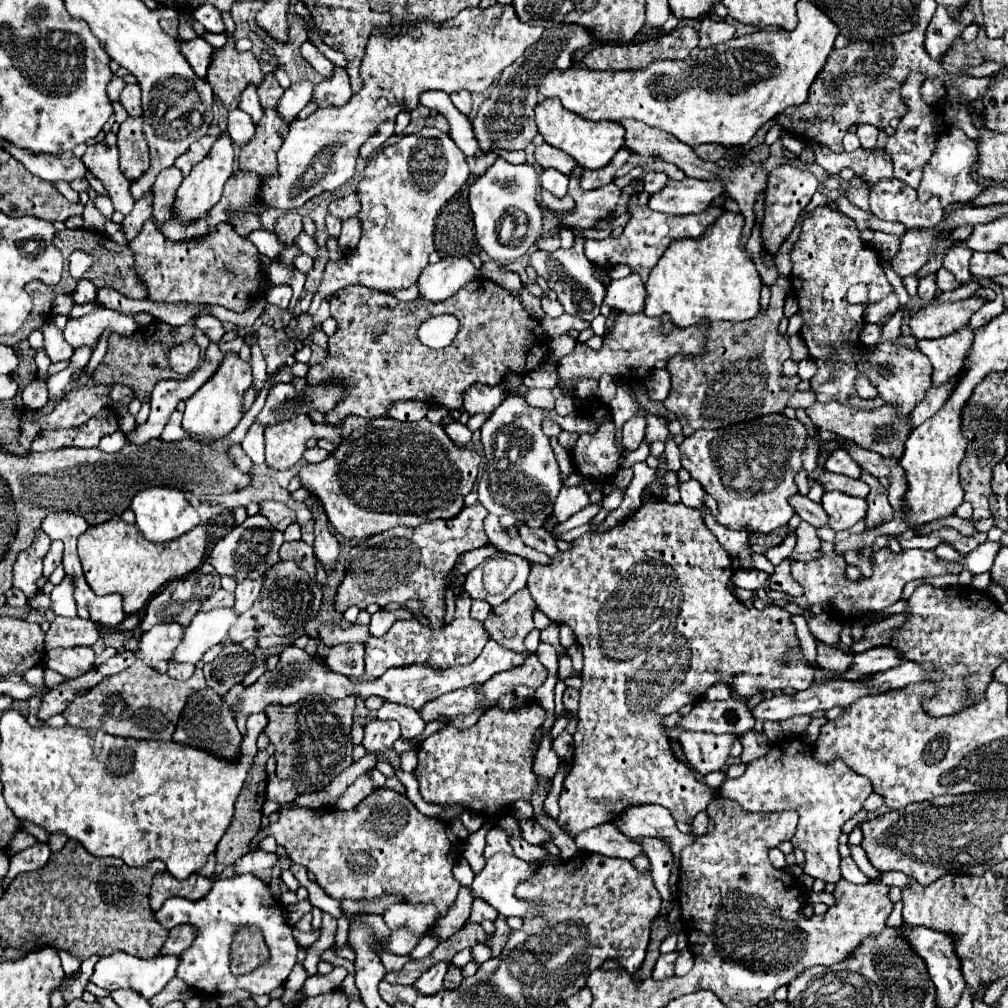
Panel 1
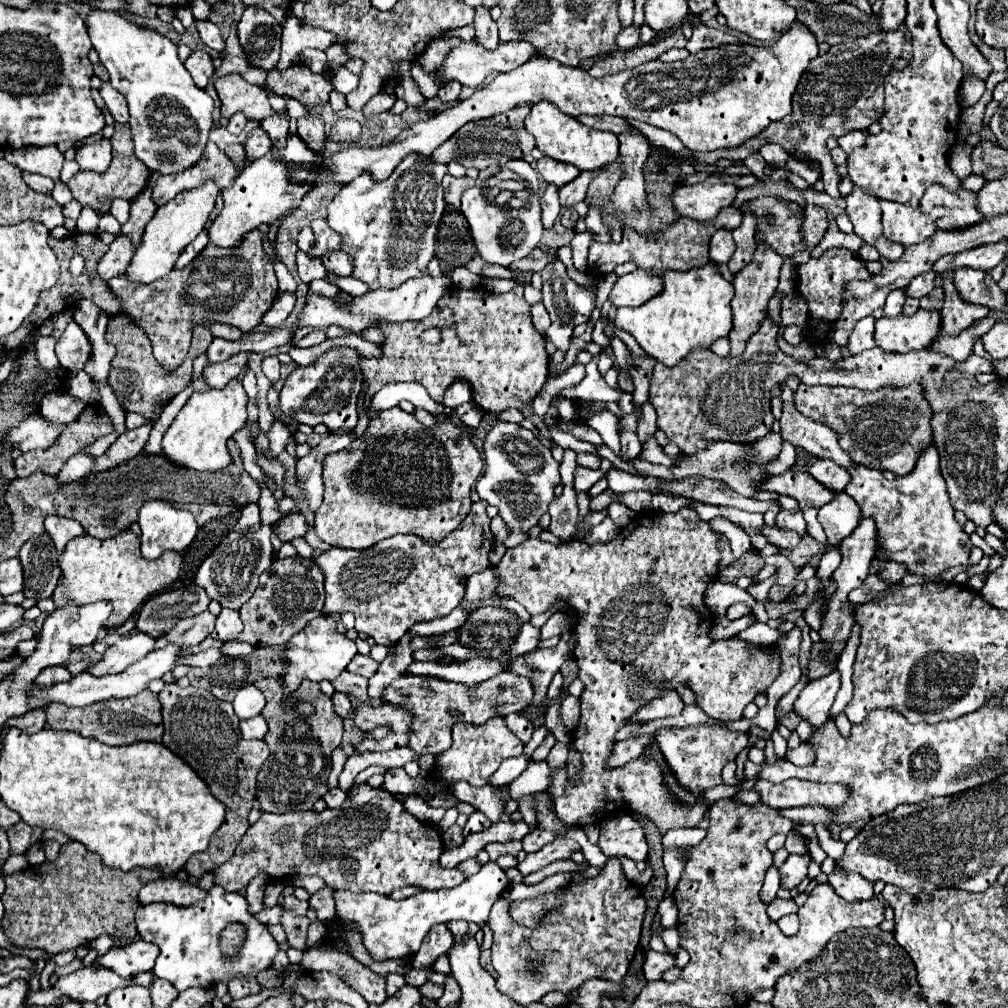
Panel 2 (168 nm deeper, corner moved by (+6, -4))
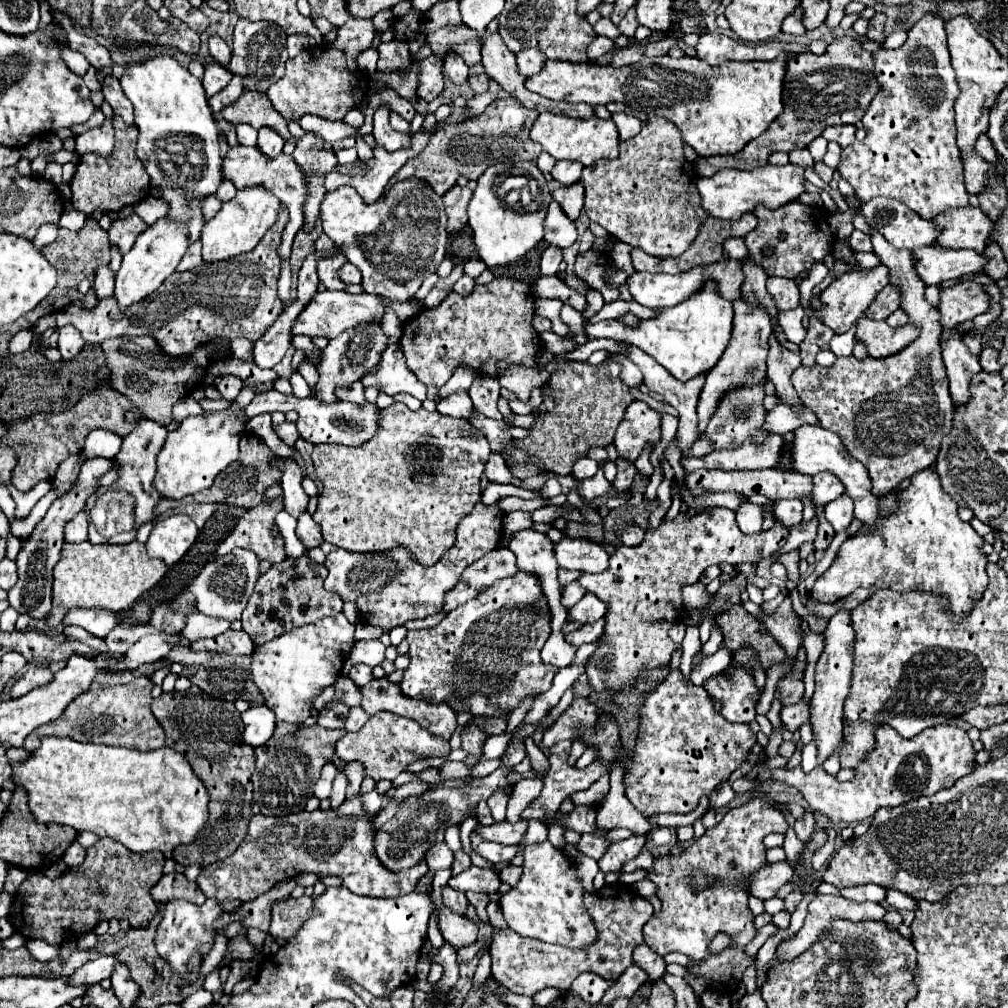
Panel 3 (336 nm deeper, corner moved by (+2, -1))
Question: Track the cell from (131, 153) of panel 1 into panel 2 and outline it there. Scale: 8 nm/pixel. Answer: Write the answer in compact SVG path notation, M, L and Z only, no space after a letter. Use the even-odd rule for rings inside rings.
M114 124L114 134L112 134L112 164L106 172L86 172L80 170L70 182L68 188L74 196L76 202L82 206L90 206L98 216L104 216L110 212L110 204L114 198L124 198L124 200L134 200L148 184L150 170L134 156L134 144L132 144L132 134L128 124Z

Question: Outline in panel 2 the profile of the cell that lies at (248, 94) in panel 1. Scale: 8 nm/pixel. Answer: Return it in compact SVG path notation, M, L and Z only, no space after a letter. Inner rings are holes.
M238 112L238 114L234 114L234 116L230 118L230 122L228 122L226 130L228 130L230 134L240 134L240 132L244 130L244 126L246 126L246 118Z

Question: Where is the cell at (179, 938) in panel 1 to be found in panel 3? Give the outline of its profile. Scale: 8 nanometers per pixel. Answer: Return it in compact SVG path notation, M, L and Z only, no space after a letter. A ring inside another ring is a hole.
M102 955L94 961L88 961L70 977L70 983L72 985L84 985L84 983L96 985L114 973L114 963L122 963L122 961L118 961L118 957L110 957L110 955Z

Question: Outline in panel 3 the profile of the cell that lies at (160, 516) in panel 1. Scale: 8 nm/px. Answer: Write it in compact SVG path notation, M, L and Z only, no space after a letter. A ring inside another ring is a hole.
M170 515L154 523L154 529L146 541L146 551L150 557L174 565L192 547L198 537L198 527L188 515Z

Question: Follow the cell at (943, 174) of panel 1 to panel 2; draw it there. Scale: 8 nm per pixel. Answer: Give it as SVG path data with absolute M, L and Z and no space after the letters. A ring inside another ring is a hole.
M928 188L926 196L920 204L922 212L934 214L938 212L936 226L940 230L962 230L968 226L974 226L982 220L982 214L978 212L978 202L972 192L958 190L956 194L946 192L946 188Z

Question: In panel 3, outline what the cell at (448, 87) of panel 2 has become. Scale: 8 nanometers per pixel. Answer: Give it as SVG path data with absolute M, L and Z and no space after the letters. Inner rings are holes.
M446 55L444 59L444 77L456 85L462 85L468 77L468 67L460 55Z

